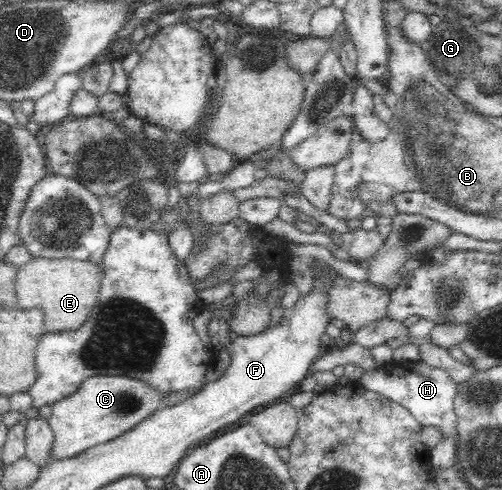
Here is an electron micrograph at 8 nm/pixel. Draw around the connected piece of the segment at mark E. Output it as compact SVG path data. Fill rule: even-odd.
M32 257L19 267L16 280L17 306L22 310L41 308L45 316L46 332L74 330L88 318L96 306L102 278L104 268L100 262Z

